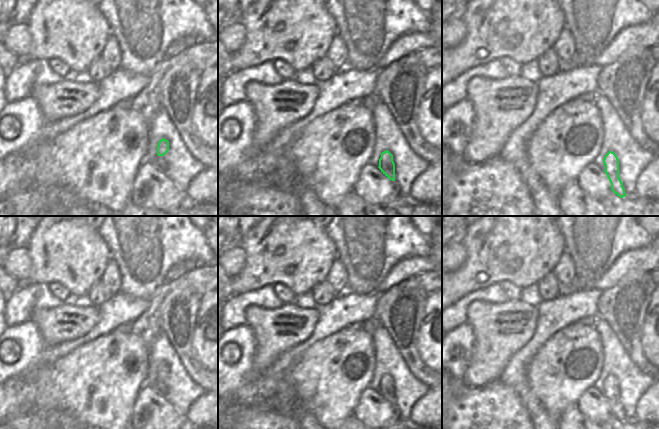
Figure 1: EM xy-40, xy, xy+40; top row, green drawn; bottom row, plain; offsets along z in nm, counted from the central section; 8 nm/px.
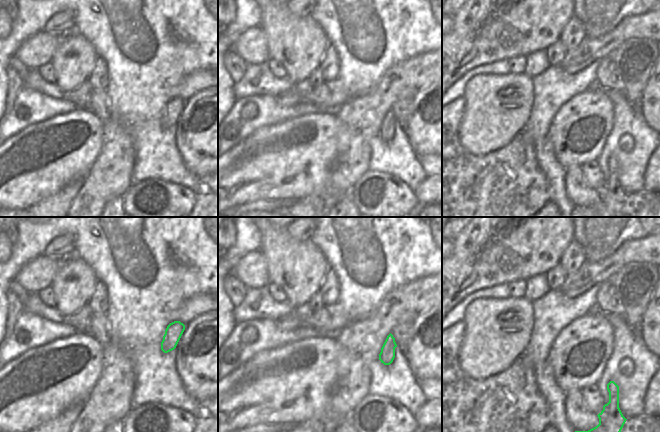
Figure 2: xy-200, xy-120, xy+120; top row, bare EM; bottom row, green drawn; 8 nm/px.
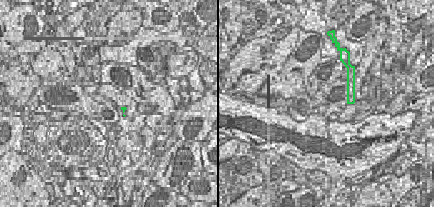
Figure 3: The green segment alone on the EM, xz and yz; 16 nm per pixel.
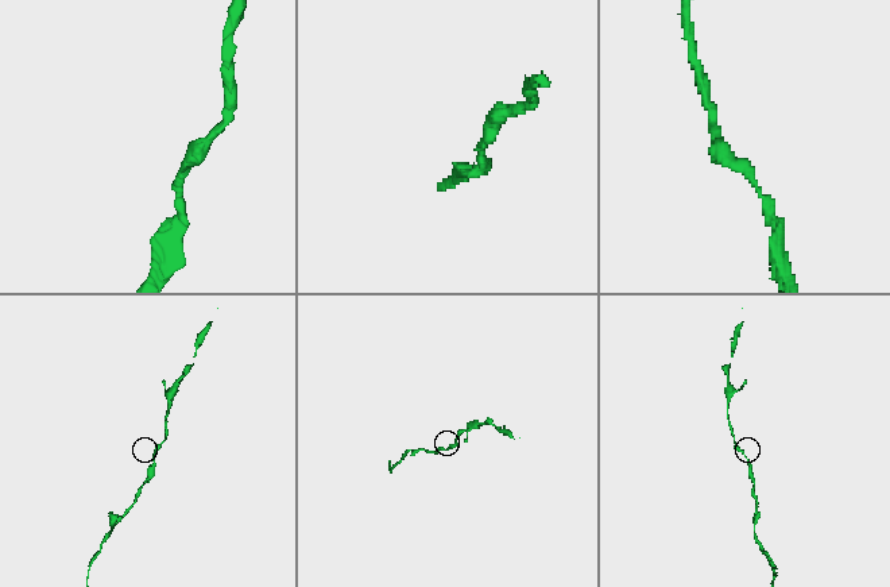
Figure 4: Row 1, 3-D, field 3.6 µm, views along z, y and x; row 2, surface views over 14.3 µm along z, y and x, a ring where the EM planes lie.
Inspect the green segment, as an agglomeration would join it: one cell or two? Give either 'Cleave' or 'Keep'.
Keep

